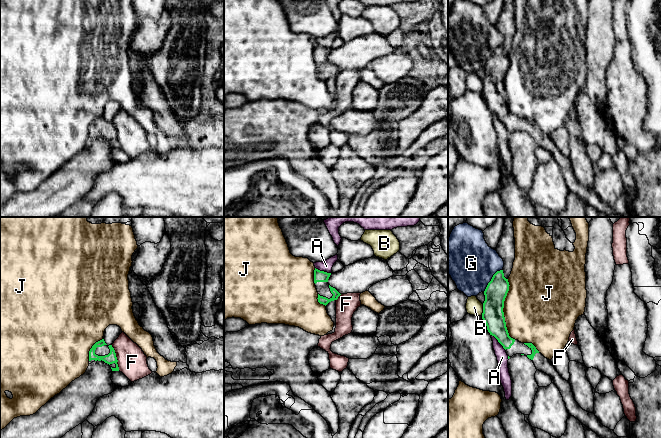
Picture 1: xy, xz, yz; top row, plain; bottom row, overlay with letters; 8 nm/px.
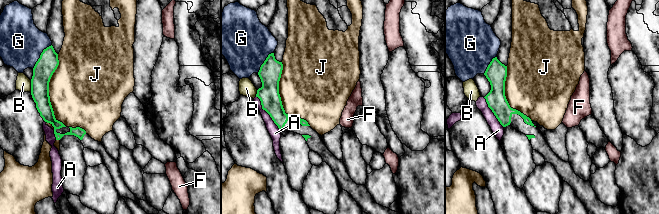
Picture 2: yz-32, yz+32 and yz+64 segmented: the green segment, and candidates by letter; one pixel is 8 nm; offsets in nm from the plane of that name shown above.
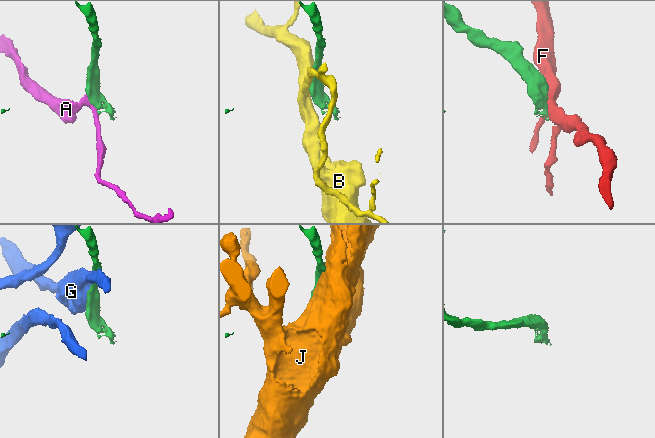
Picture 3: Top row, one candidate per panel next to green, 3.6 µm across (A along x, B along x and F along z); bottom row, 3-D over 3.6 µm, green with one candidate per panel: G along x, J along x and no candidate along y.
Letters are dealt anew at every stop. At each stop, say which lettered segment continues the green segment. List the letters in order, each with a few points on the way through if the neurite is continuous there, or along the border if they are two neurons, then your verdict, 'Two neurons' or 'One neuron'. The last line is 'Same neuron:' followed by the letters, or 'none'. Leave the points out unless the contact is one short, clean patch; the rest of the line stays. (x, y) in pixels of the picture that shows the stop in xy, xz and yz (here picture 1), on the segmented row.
A: Boundary: yz (491, 334), (505, 350). Two neurons
B: Two neurons
F: Boundary: xy (111, 345), (119, 370). Two neurons
G: Two neurons
J: Two neurons
Same neuron: none

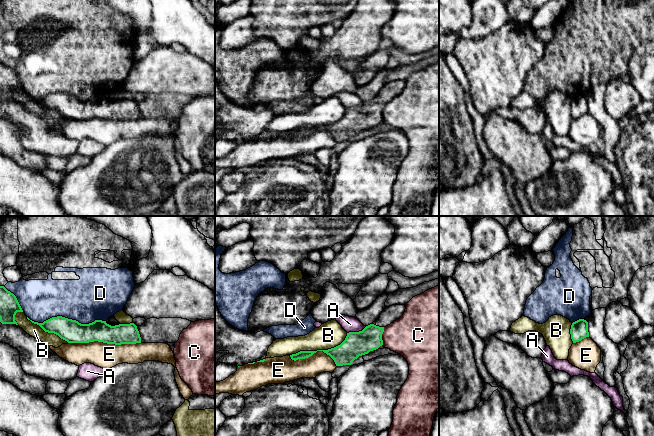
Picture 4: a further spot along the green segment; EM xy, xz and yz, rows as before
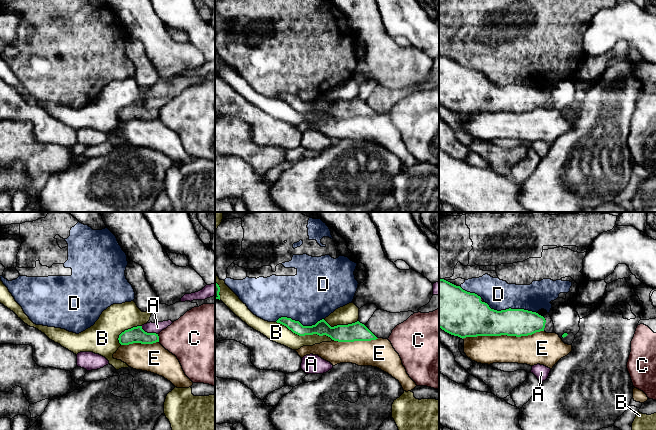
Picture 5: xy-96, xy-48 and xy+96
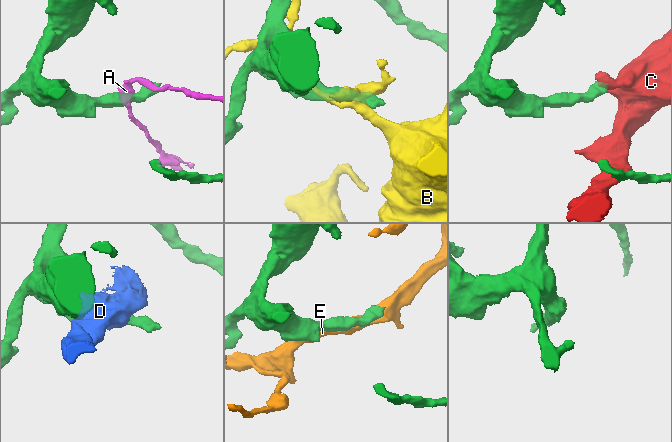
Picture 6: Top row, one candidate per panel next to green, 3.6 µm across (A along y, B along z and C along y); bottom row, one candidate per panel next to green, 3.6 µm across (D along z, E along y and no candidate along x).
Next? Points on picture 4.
A: Boundary: xz (366, 326), (361, 330), (349, 331), (347, 333). Two neurons
B: Two neurons
C: Boundary: xz (384, 327), (382, 344). Two neurons
D: Two neurons
E: Two neurons
Same neuron: none

